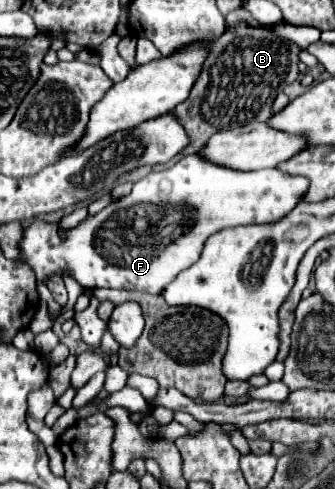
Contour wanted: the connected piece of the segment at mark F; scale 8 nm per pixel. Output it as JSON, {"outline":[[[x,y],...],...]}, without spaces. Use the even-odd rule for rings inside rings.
{"outline":[[[184,156],[172,168],[162,172],[150,172],[138,180],[130,194],[120,196],[114,204],[98,212],[96,216],[84,218],[78,226],[70,228],[60,236],[60,224],[32,220],[22,232],[20,260],[28,264],[40,282],[48,282],[52,276],[70,274],[82,288],[120,288],[140,290],[148,294],[160,294],[178,272],[192,266],[202,252],[206,238],[224,228],[236,228],[244,224],[270,224],[286,216],[298,198],[308,188],[308,180],[302,176],[288,176],[276,168],[258,172],[234,172],[228,168],[214,166],[200,156]],[[160,204],[166,204],[166,220]]]}

